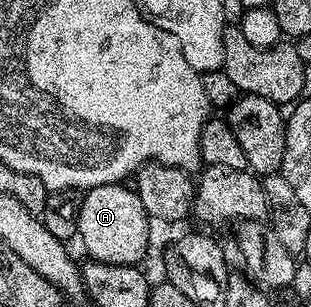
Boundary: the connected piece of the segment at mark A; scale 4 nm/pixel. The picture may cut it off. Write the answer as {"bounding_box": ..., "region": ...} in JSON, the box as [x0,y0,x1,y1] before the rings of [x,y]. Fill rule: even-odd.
{"bounding_box":[77,183,151,265],"region":[[[118,183],[116,185],[100,185],[88,190],[82,196],[81,210],[77,220],[77,237],[85,244],[88,256],[95,261],[102,261],[108,265],[137,265],[145,257],[149,249],[149,225],[151,218],[143,207],[139,195],[128,184]]]}

